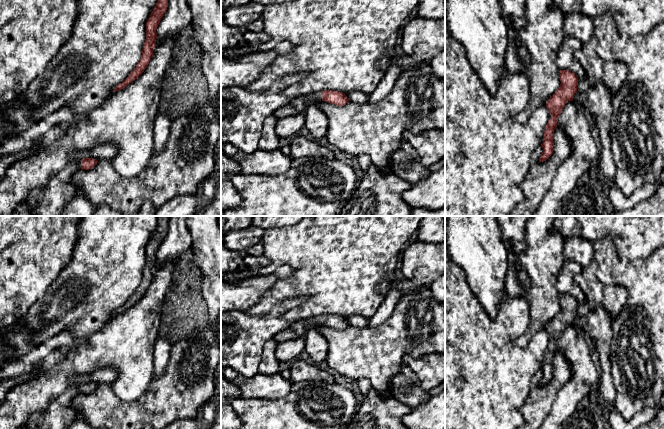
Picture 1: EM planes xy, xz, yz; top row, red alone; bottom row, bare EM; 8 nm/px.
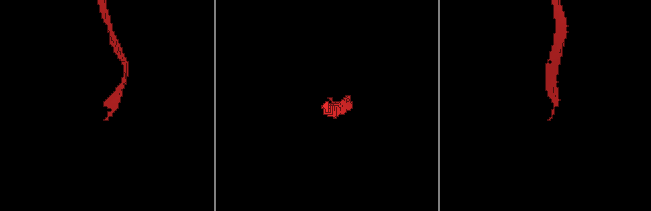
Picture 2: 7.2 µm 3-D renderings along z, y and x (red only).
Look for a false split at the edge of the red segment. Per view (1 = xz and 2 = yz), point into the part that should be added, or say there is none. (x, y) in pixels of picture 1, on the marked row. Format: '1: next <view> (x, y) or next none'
1: next xz (299, 104)
2: next none

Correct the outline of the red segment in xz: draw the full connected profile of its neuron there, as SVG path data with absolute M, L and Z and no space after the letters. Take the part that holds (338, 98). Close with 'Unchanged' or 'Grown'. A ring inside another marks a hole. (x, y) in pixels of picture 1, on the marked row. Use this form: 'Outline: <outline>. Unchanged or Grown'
Outline: M332 90L314 92L292 99L288 104L277 109L273 113L273 116L275 116L277 119L280 119L287 118L298 113L304 114L309 106L313 104L318 104L321 101L335 104L337 106L344 106L346 103L349 102L349 99L343 92L337 92Z. Grown

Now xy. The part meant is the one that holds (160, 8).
Outline: M157 0L157 3L146 22L146 39L142 49L142 55L140 61L137 63L136 68L129 74L129 76L118 86L115 87L113 92L119 91L130 83L132 83L135 79L137 79L146 69L149 64L153 51L156 46L157 39L157 27L166 13L168 7L168 0Z. Unchanged

